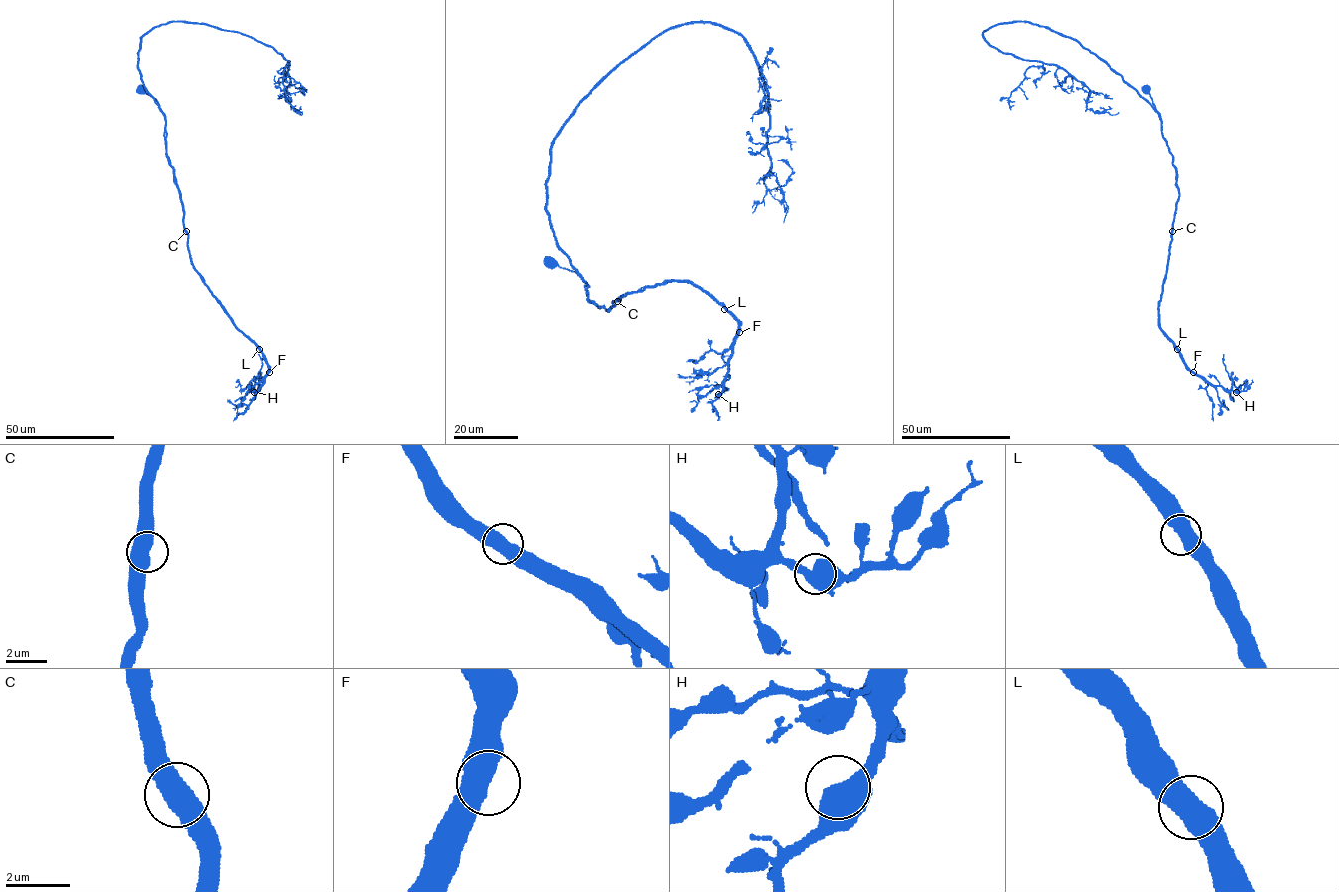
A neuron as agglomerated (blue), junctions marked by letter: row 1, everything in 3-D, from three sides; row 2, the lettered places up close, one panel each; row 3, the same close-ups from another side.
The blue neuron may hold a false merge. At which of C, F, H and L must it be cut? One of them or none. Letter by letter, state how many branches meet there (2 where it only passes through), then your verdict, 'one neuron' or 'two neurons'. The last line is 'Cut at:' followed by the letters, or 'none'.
C: branches 2; one neuron
F: branches 2; one neuron
H: branches 2; one neuron
L: branches 2; one neuron
Cut at: none

